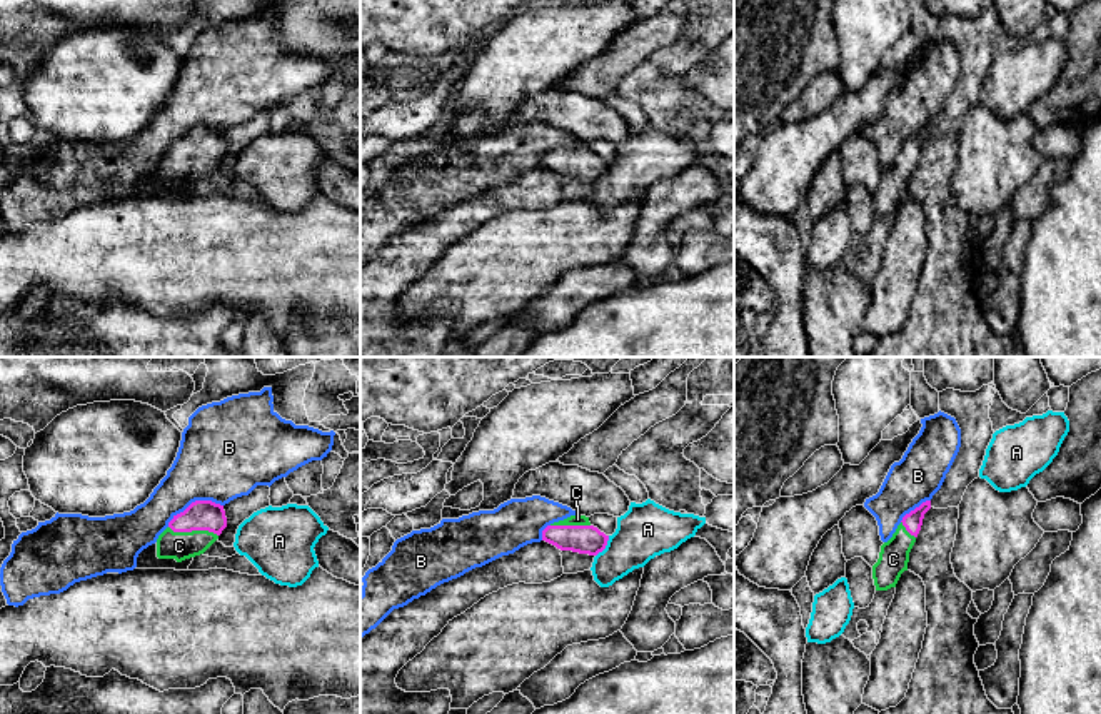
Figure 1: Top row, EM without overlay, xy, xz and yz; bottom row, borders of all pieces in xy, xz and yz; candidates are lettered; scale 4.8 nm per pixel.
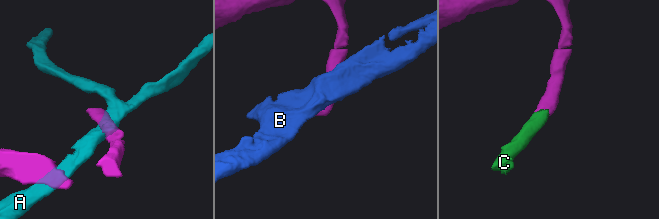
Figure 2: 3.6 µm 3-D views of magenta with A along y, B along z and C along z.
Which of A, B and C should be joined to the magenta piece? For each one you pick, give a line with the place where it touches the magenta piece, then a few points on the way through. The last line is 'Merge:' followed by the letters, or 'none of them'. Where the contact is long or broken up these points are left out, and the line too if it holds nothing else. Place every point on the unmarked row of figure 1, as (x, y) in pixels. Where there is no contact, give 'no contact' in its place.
C: contact xy (194, 155); way xy (202, 140), (202, 147), (194, 155), (179, 172)
Merge: C

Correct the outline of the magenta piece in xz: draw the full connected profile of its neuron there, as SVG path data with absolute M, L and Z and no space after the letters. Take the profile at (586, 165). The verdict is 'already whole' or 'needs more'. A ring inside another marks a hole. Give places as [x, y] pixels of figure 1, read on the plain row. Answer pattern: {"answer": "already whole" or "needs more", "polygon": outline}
{"answer": "needs more", "polygon": "M576 140L547 152L542 167L561 177L597 182L606 175L609 162L594 153L589 143Z"}

